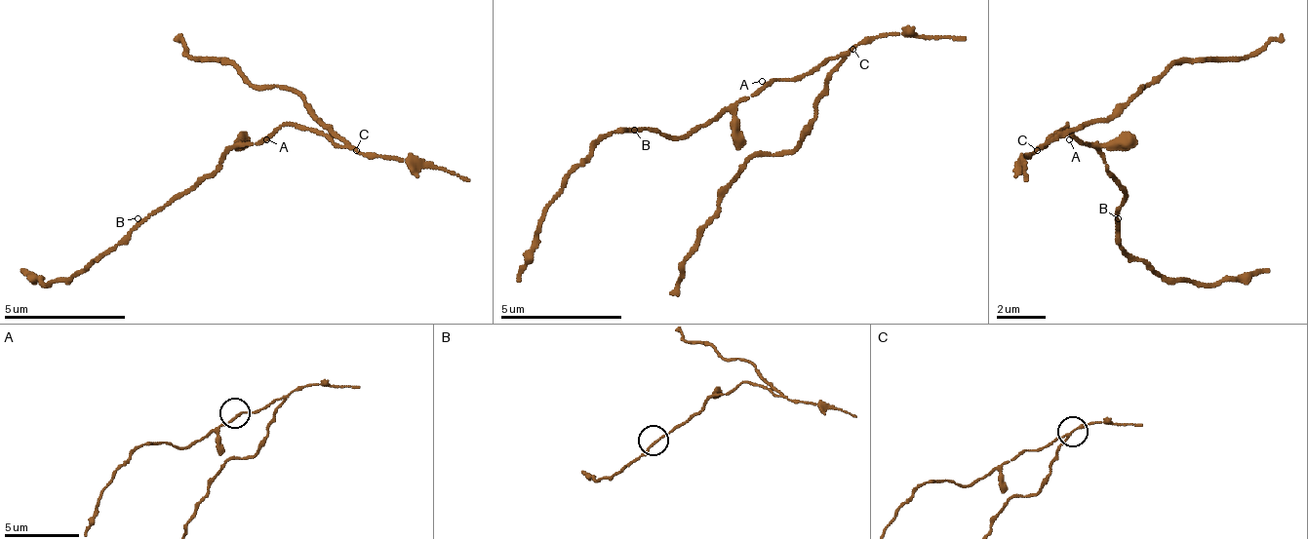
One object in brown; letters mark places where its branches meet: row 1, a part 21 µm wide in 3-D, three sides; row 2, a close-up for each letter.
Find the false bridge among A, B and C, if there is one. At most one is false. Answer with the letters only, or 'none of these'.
C

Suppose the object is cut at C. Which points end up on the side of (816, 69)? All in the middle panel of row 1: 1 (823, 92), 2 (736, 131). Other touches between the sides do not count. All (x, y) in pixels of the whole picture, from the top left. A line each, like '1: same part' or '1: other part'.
1: other part
2: same part

